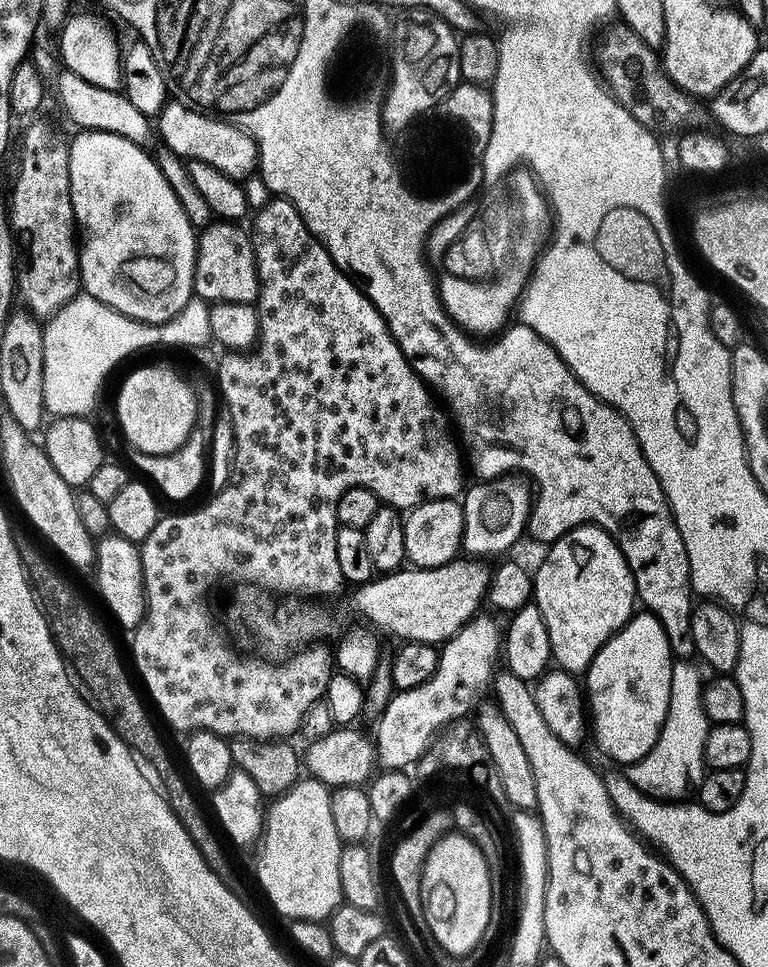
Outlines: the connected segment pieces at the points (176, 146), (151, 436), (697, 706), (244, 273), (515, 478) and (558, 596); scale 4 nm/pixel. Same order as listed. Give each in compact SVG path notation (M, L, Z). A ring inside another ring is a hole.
M165 107L156 124L158 134L161 134L163 145L167 149L184 160L204 161L235 180L244 180L251 171L253 173L257 169L259 148L256 141L243 129L195 109L172 107Z
M152 366L128 379L118 392L116 412L124 436L137 452L170 454L181 448L199 419L193 388L177 372L166 366Z
M673 663L670 678L670 702L658 742L638 762L627 765L626 774L638 790L665 802L680 802L688 791L699 786L706 775L704 747L708 737L710 721L702 706L702 679L692 664Z
M216 220L199 233L193 276L195 297L213 304L222 301L253 303L259 296L255 243L249 231L240 226L233 221Z
M516 474L499 476L497 480L480 480L475 483L469 483L462 496L464 510L463 551L472 558L500 555L503 557L508 554L503 554L503 552L510 551L519 542L520 535L522 537L525 535L534 503L533 489Z
M581 524L578 528L572 528L545 552L548 553L545 554L540 569L535 569L534 572L534 602L550 634L553 661L565 672L584 674L592 665L592 660L601 646L627 620L632 619L638 604L636 583L622 550L612 541L610 534L594 524Z

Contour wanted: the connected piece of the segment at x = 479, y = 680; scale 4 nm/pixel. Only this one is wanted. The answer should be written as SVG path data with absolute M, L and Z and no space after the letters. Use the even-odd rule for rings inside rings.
M477 614L465 624L464 628L456 636L451 636L448 643L439 649L440 663L436 666L436 672L426 682L422 682L413 688L405 688L397 691L385 706L384 712L375 721L377 761L388 770L404 770L407 764L415 765L427 750L428 745L441 732L441 729L455 723L456 720L463 720L473 711L474 705L483 697L483 692L489 691L494 680L494 673L497 671L498 657L502 652L502 628L496 625L497 617Z

